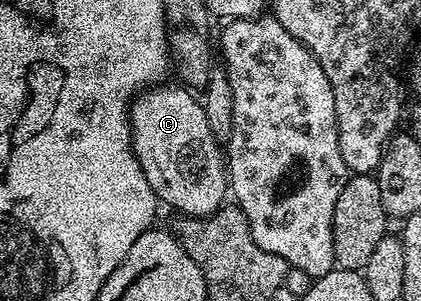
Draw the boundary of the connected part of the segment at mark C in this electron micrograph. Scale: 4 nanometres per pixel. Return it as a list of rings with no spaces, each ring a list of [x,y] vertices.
[[[157,84],[131,103],[132,151],[163,205],[173,206],[180,216],[206,218],[225,205],[230,190],[226,154],[210,130],[203,101],[183,85],[168,85]]]

